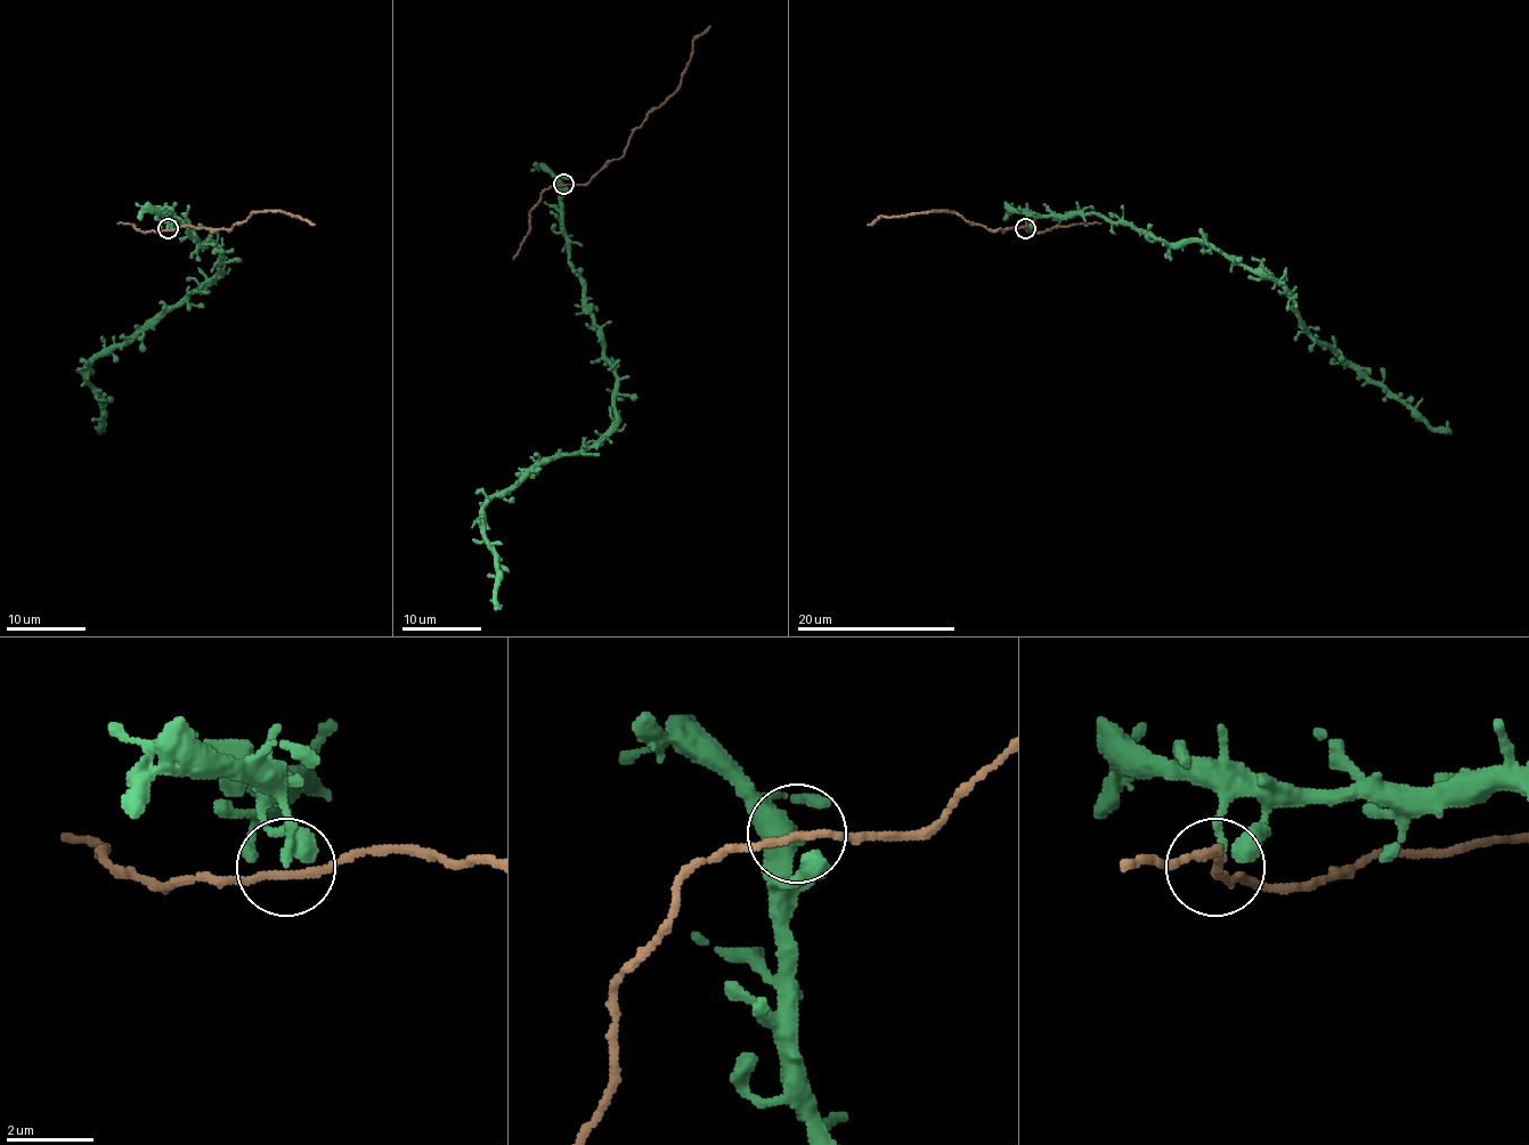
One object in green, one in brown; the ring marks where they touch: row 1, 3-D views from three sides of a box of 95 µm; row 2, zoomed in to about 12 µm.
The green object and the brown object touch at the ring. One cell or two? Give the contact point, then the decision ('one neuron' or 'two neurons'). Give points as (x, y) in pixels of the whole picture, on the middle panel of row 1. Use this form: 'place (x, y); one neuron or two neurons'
place (563, 184); two neurons

